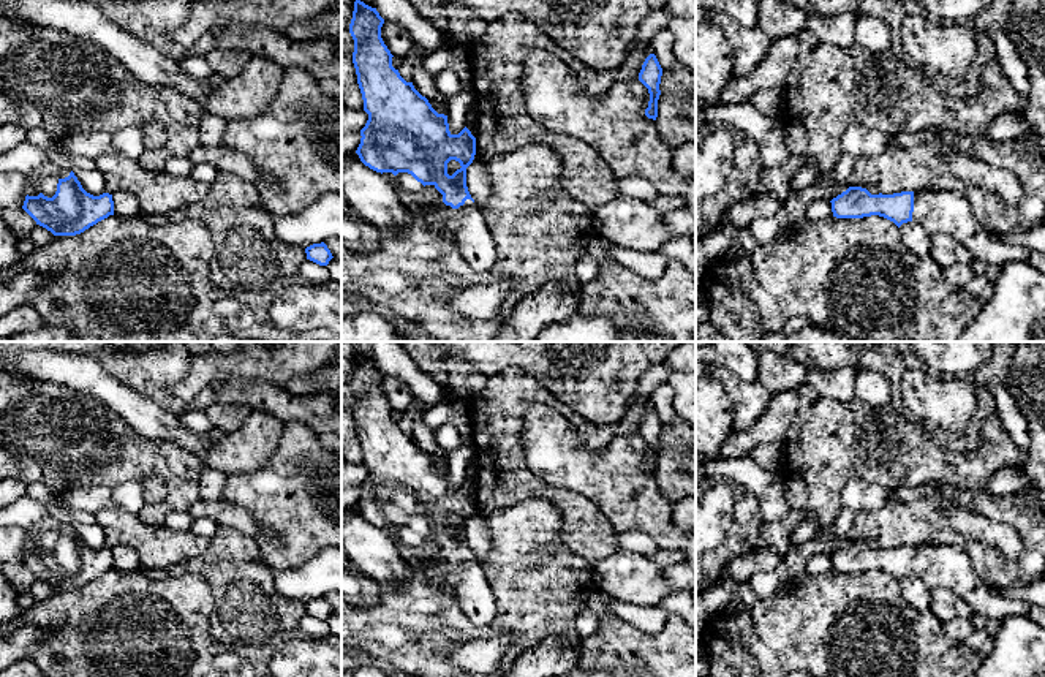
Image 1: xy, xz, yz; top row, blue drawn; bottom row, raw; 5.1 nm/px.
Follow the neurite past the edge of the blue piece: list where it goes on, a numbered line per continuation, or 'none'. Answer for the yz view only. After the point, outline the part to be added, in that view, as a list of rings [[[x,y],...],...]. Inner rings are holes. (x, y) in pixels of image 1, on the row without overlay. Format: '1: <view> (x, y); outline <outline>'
1: yz (946, 567); outline [[[947,544],[914,546],[912,574],[933,588],[945,588],[964,599],[974,614],[1001,622],[1012,615],[1028,617],[1045,628],[1045,611],[1002,595],[983,581],[964,547]]]

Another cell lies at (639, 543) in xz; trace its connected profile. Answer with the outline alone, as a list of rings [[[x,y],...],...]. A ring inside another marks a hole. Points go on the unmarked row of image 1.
[[[642,531],[618,533],[617,543],[620,550],[629,550],[647,558],[661,550],[653,538]]]

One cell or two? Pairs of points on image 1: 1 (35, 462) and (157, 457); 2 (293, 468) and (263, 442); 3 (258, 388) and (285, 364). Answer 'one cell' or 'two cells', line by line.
1: one cell
2: two cells
3: two cells

